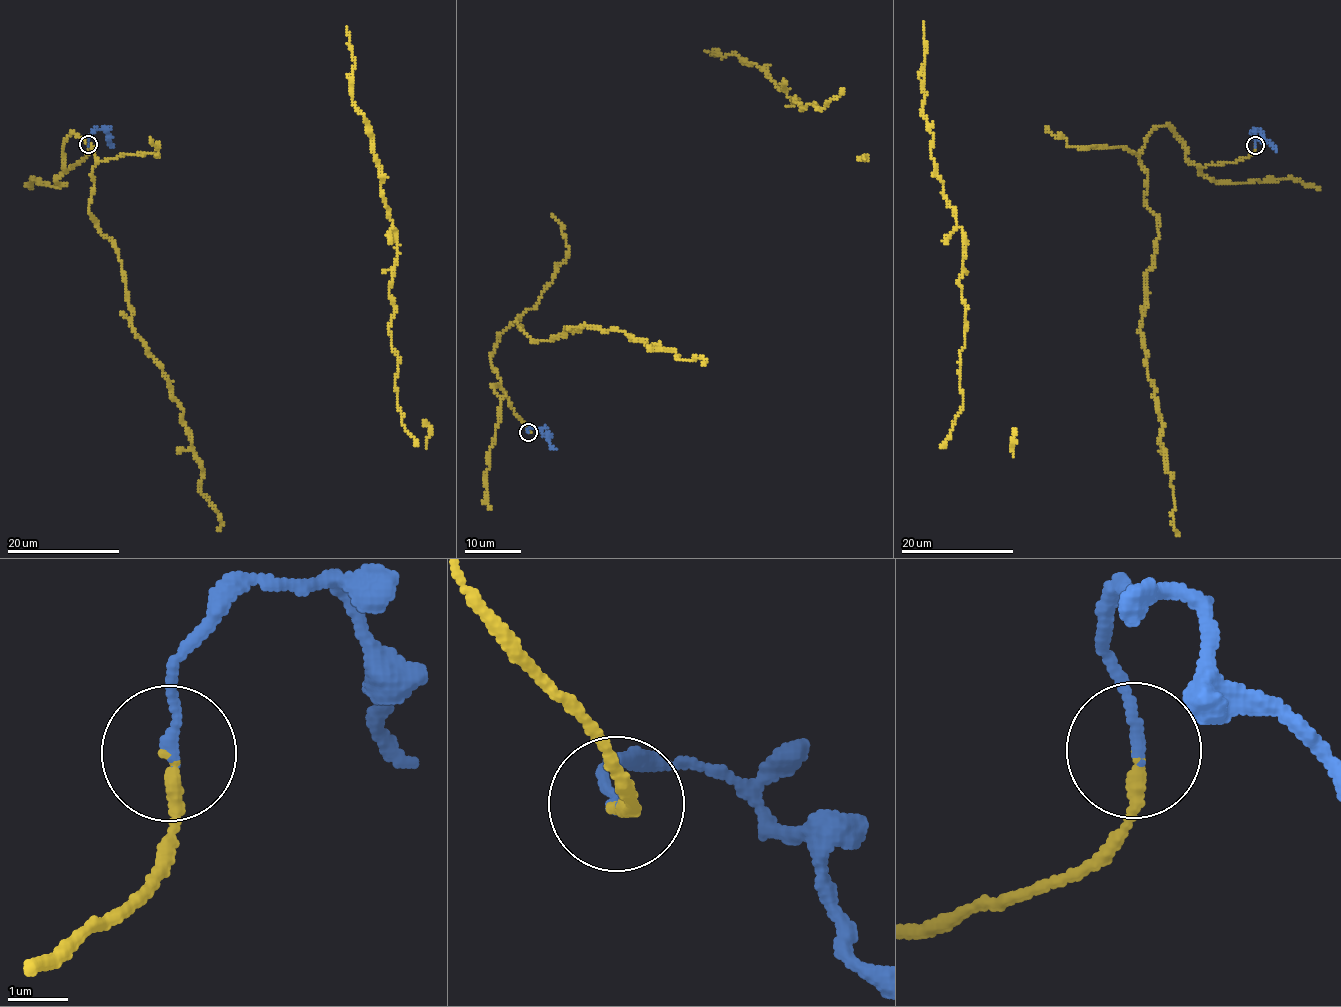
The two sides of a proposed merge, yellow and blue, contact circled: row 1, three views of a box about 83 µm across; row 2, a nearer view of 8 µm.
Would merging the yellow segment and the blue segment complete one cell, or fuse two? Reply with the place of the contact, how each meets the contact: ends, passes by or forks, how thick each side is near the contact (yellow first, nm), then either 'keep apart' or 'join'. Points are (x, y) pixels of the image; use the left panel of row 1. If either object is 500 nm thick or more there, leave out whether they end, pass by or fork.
(88, 144) | yellow ends | blue ends | 220/190 nm | join

